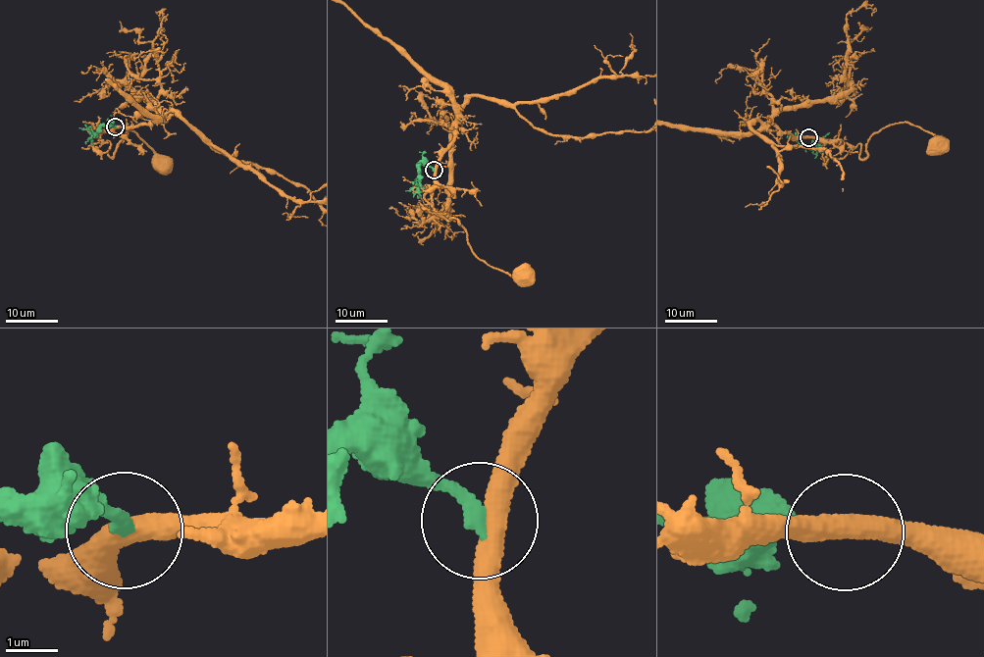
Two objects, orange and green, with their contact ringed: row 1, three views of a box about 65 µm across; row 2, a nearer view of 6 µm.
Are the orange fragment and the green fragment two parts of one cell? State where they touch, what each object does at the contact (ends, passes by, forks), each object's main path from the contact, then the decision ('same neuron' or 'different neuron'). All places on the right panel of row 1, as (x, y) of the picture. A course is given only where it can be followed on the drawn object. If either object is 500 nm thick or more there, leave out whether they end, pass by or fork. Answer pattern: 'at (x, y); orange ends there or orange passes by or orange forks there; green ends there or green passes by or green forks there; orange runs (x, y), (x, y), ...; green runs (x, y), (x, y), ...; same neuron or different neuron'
at (808, 137); orange passes by; green ends there; orange runs (807, 137), (859, 144), (861, 159), (867, 156), (869, 137), (901, 122), (926, 130), (939, 142); green runs (807, 137), (798, 139), (806, 147), (818, 148), (830, 132); different neuron

